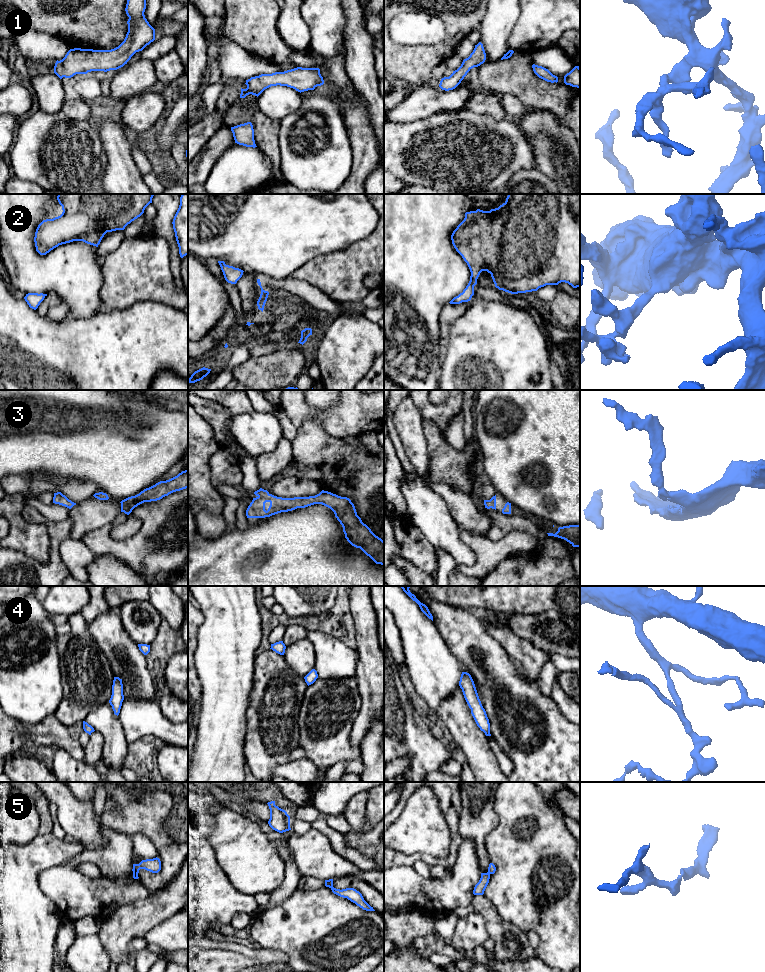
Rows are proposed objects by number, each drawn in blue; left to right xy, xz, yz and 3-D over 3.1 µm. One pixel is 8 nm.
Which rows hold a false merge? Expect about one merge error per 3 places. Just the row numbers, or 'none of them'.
5

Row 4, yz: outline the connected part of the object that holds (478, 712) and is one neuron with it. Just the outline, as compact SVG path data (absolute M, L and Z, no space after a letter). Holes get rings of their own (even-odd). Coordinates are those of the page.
M462 672L459 686L462 689L469 708L471 709L471 714L477 726L486 736L491 736L489 719L479 699L474 681L469 673Z

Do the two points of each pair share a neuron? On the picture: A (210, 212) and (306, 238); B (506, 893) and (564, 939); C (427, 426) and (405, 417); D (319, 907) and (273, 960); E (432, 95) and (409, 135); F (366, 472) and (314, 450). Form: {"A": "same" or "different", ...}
{"A": "same", "B": "same", "C": "different", "D": "different", "E": "different", "F": "same"}

